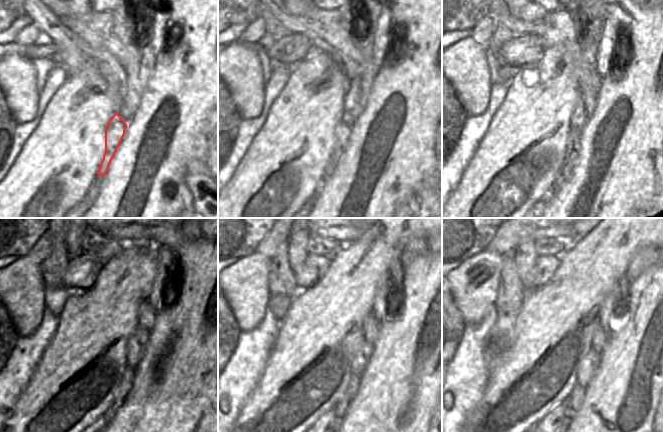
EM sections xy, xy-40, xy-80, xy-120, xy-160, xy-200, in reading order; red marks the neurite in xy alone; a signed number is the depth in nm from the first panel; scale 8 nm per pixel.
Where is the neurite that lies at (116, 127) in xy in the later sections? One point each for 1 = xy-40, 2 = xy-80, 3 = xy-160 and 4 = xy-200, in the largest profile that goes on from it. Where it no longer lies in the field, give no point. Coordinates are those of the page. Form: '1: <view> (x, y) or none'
1: xy-40 (342, 130)
2: xy-80 (572, 151)
3: xy-160 (340, 408)
4: xy-200 (573, 402)

